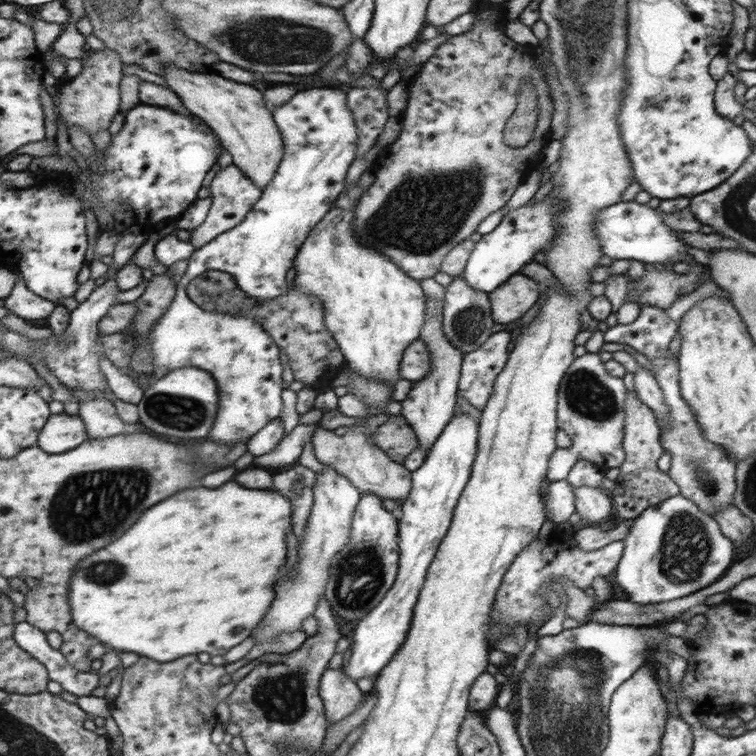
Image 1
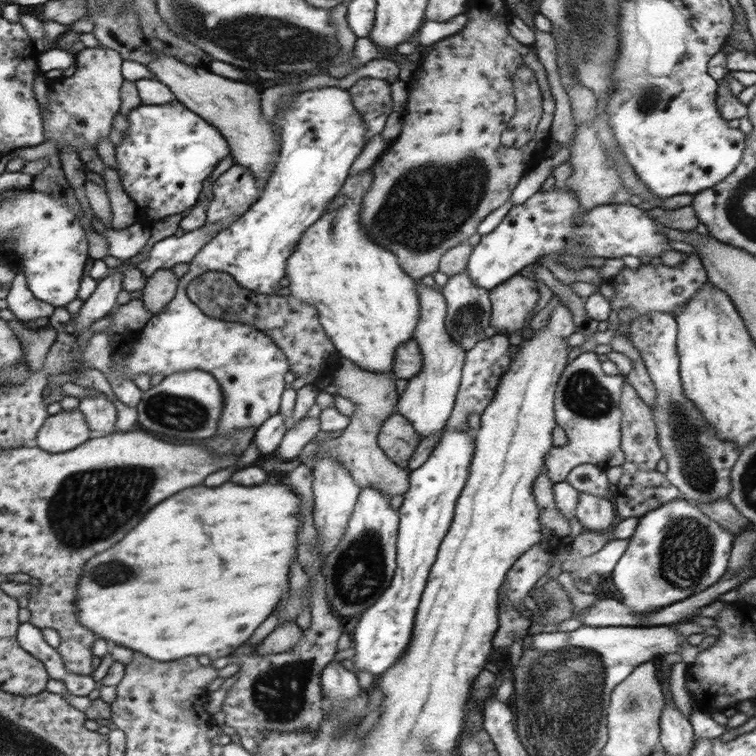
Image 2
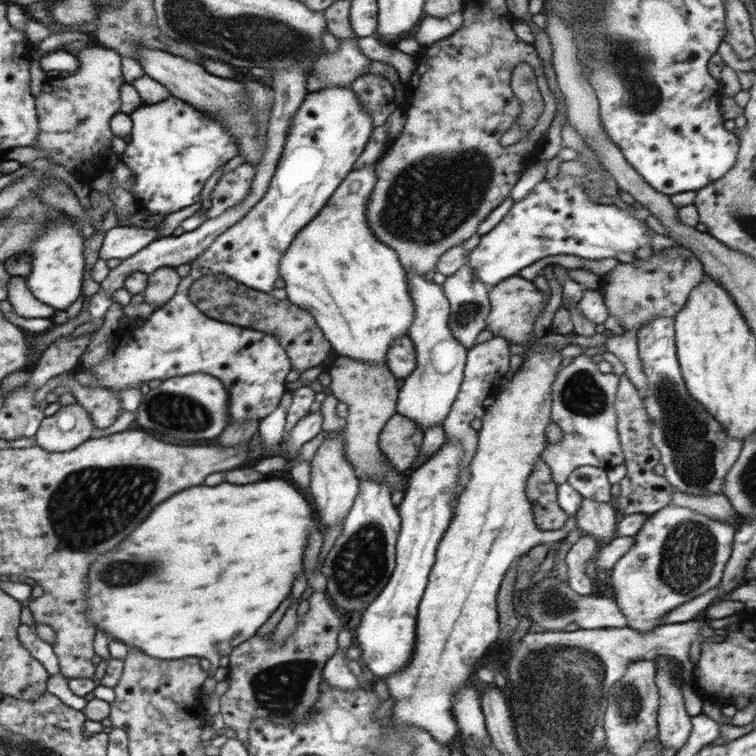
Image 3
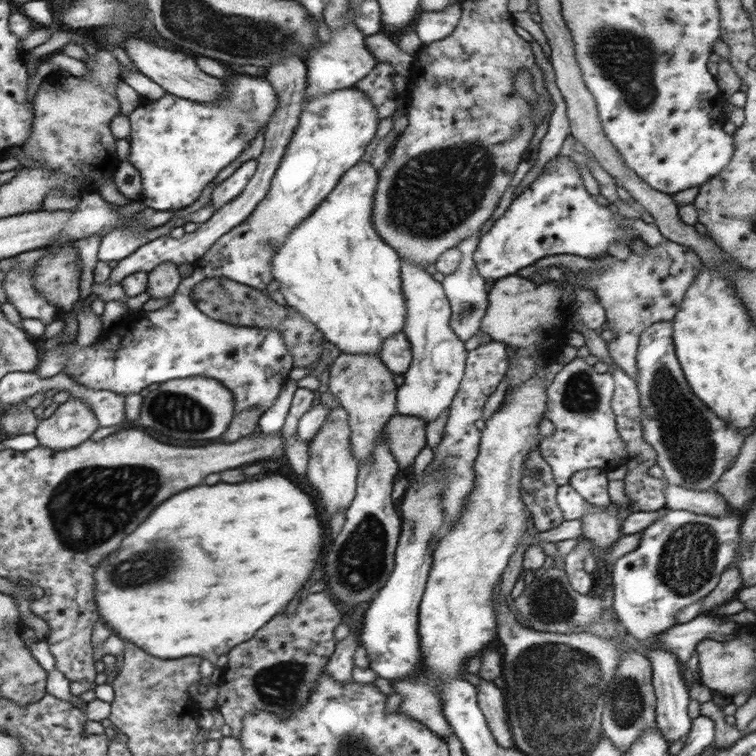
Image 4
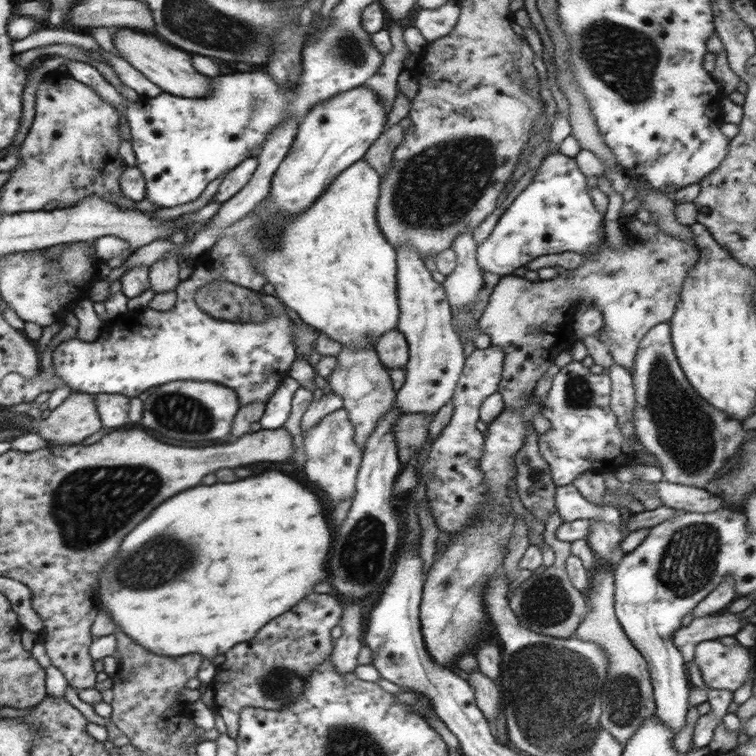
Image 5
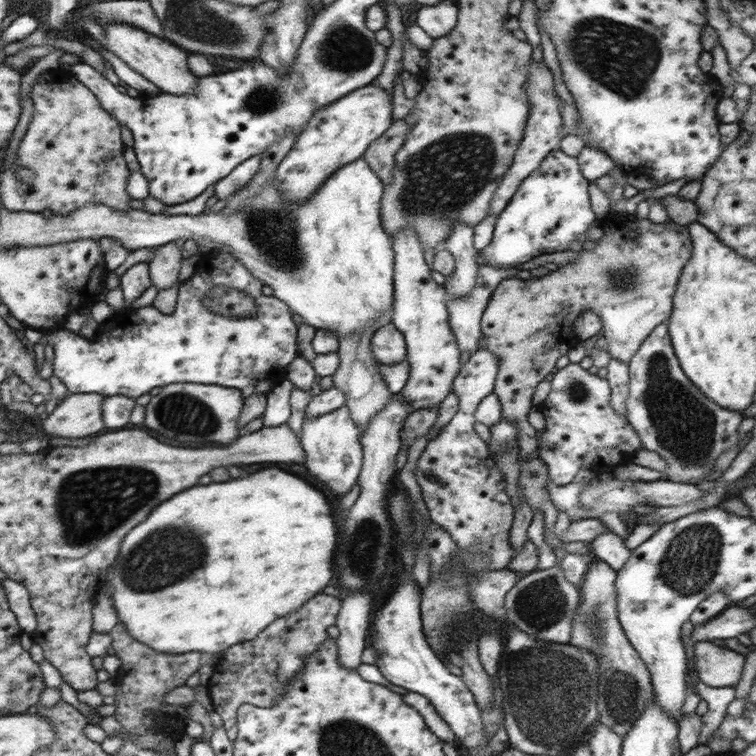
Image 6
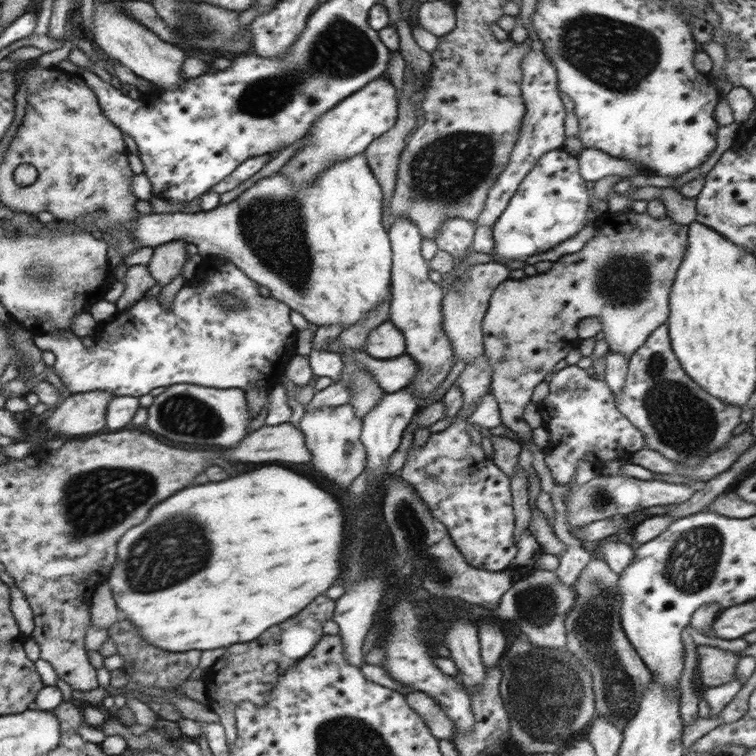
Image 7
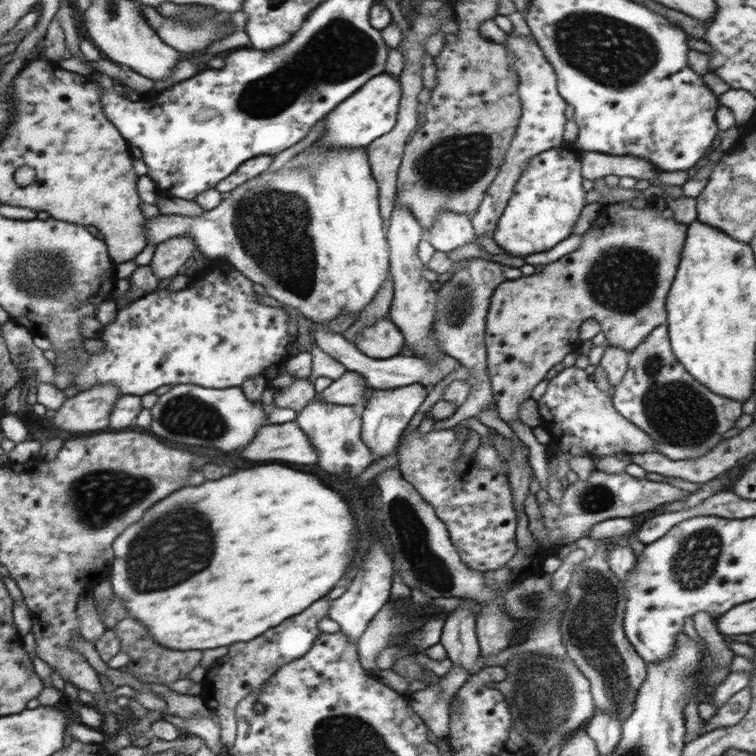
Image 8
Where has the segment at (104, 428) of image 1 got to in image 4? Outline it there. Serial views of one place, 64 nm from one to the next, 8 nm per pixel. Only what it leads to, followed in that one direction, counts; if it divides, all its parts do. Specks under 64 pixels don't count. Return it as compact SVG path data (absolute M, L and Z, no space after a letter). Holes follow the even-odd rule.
M74 380L69 392L88 403L101 426L116 426L125 420L125 395L110 390L92 390Z

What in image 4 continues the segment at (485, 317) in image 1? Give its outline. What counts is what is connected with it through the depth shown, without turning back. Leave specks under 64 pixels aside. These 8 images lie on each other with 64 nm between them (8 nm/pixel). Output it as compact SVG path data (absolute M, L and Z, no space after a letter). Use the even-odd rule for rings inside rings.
M477 235L469 236L457 244L458 250L462 253L459 268L451 275L445 275L441 282L449 303L451 304L450 326L462 342L470 340L472 336L481 330L481 320L488 310L488 293L485 278L479 273L473 256L480 238Z

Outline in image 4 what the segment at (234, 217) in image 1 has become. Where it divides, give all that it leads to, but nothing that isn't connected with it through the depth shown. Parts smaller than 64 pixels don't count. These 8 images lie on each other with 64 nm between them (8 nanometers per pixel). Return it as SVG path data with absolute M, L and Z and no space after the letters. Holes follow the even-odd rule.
M250 159L244 162L237 170L226 178L224 182L220 183L211 194L211 204L215 208L215 212L219 210L222 205L228 204L234 197L237 197L241 190L250 181L250 178L257 170L257 159Z

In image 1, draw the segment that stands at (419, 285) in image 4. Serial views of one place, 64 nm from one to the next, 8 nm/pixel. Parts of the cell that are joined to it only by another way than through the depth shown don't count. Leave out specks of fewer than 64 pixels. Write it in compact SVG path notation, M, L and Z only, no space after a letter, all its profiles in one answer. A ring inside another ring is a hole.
M426 297L425 324L422 325L419 339L426 343L431 354L430 372L422 378L412 382L412 388L407 398L400 401L402 405L401 415L414 431L419 440L419 446L430 450L431 446L442 434L444 427L455 416L457 403L456 394L459 392L459 378L461 377L461 364L463 352L452 346L443 331L443 302L436 298Z

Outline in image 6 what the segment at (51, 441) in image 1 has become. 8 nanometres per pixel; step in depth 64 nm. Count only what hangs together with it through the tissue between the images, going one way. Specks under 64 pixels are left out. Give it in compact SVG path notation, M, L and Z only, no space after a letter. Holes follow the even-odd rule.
M69 393L43 420L45 434L48 438L86 438L100 432L105 426L105 397L100 393Z

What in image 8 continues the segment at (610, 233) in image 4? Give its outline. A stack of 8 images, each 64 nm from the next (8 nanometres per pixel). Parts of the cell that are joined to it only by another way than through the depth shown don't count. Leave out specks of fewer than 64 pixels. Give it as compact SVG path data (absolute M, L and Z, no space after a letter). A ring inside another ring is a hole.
M563 143L530 159L528 168L514 185L493 236L507 254L524 259L530 254L546 252L570 236L586 205L586 191L581 183L581 155L581 151Z

